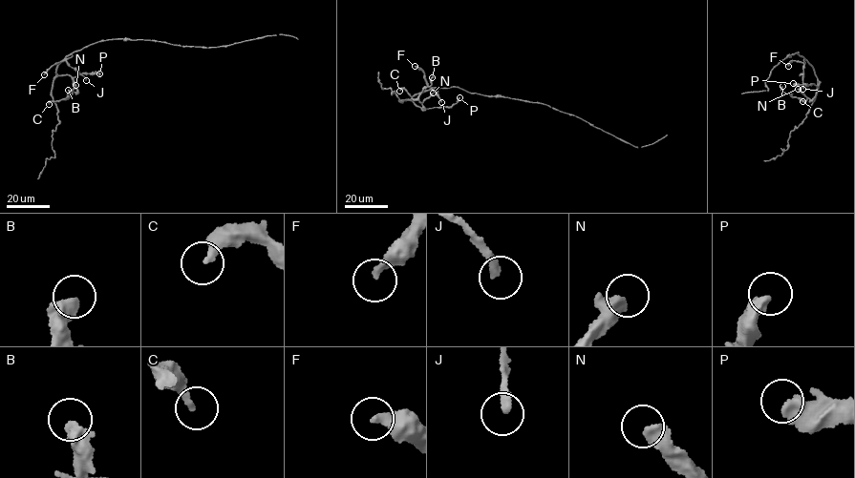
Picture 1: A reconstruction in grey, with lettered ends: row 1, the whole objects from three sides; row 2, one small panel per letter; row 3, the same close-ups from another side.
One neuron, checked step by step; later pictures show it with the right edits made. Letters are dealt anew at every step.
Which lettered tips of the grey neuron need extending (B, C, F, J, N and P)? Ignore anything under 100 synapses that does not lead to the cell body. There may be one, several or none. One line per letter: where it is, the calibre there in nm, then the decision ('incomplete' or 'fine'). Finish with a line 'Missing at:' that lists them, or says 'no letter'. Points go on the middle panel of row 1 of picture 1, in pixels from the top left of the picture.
B: place (432, 77); calibre 460 nm; fine
C: place (399, 91); calibre 280 nm; fine
F: place (415, 66); calibre 300 nm; fine
J: place (441, 102); calibre 260 nm; fine
N: place (433, 93); calibre 550 nm; fine
P: place (459, 97); calibre 480 nm; fine
Missing at: no letter

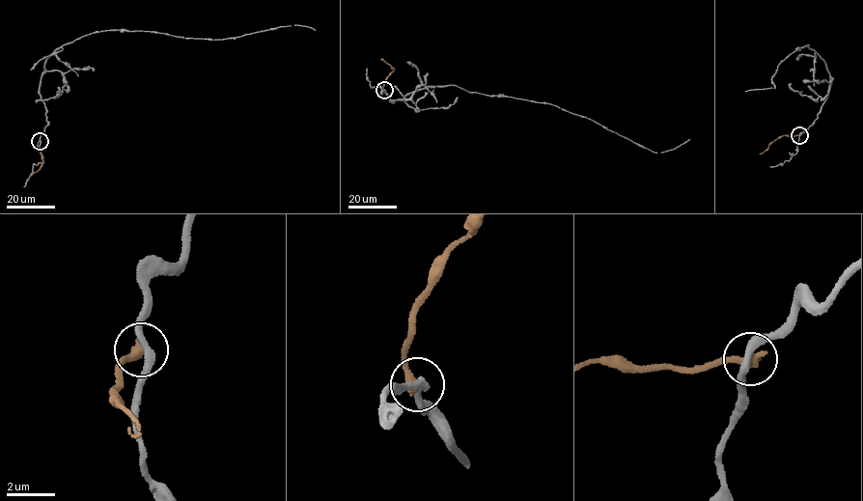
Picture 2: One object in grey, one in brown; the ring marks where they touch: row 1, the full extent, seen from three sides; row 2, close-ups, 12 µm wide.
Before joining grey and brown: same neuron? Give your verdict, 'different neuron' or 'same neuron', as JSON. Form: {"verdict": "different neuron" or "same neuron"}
{"verdict": "different neuron"}

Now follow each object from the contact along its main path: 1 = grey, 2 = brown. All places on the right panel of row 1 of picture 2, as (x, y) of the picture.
1: (799, 134), (818, 117), (829, 84), (825, 63), (809, 44), (777, 67), (771, 79), (774, 88), (745, 92)
2: (799, 135), (783, 135), (760, 154)

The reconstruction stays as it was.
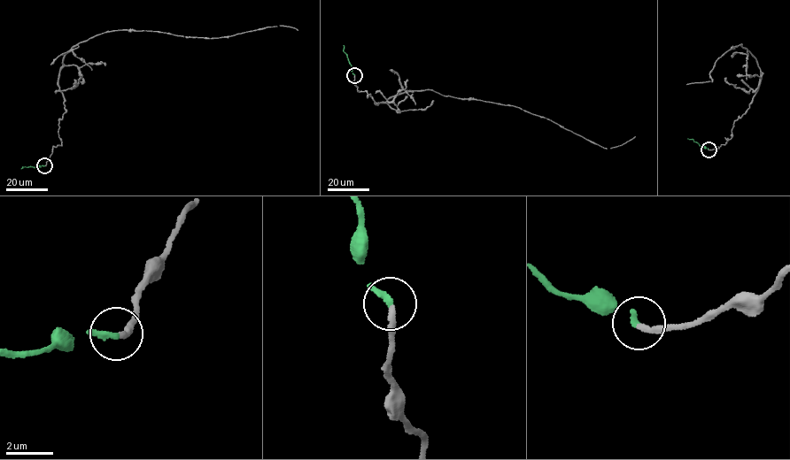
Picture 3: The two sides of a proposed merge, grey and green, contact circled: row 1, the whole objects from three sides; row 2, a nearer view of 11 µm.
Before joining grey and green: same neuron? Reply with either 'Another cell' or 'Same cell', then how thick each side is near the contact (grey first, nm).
Same cell. Thickness 240 nm (grey) against 280 nm

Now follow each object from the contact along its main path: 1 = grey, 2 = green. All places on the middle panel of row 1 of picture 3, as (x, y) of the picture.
1: (354, 75), (357, 89), (370, 94), (375, 104), (429, 89), (520, 107), (606, 149), (635, 136)
2: (354, 75), (344, 45)

